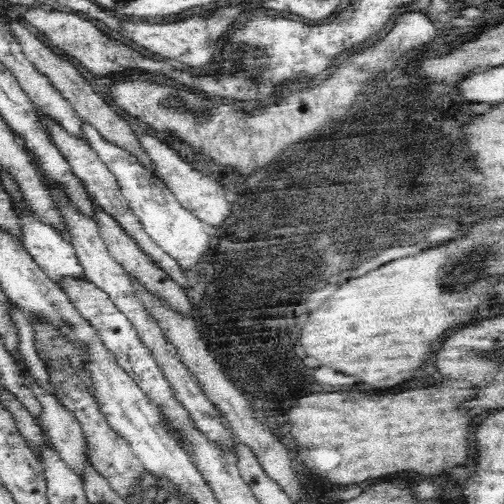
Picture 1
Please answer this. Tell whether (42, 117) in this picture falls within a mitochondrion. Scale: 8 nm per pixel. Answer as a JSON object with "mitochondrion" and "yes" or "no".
{"mitochondrion":"no"}

